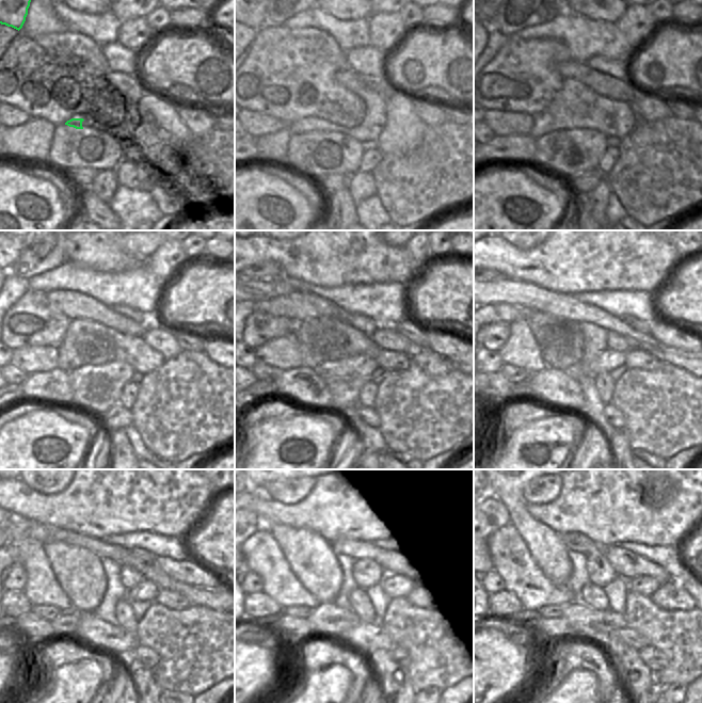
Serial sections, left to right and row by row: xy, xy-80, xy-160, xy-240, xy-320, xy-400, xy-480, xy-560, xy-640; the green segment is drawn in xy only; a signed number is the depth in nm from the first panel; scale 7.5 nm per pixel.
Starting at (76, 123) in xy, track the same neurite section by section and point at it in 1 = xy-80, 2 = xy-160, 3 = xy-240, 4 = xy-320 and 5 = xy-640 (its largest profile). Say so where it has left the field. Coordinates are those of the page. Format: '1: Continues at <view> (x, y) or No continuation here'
1: Continues at xy-80 (308, 124)
2: Continues at xy-160 (573, 105)
3: Continues at xy-240 (86, 342)
4: Continues at xy-320 (322, 339)
5: Continues at xy-640 (546, 548)

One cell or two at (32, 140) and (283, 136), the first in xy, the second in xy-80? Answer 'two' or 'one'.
one

